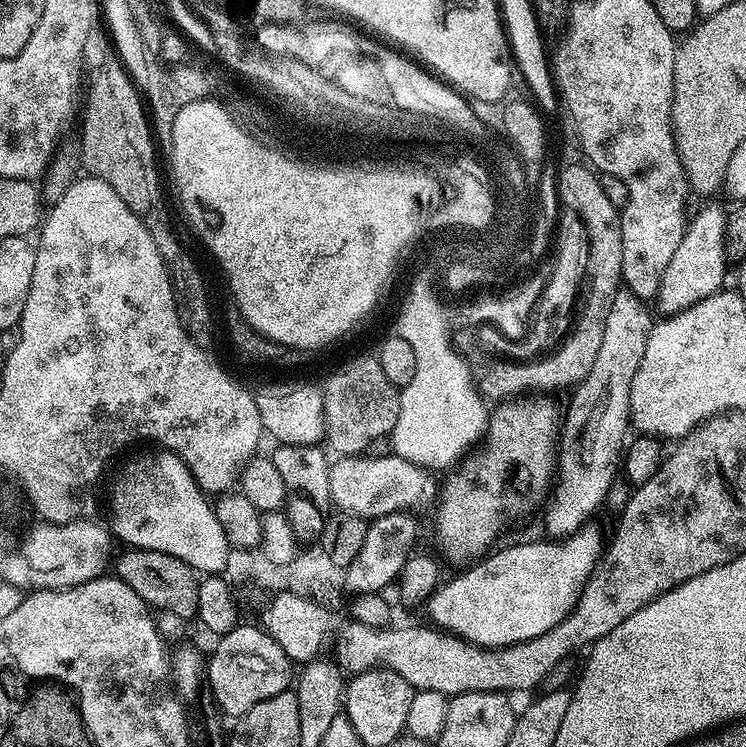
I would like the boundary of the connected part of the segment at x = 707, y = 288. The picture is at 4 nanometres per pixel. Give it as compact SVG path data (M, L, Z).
M704 208L693 220L691 217L687 221L682 242L678 242L678 250L674 250L670 262L666 262L666 270L660 276L660 285L654 297L654 304L664 311L665 317L674 316L677 312L702 302L725 287L725 230L725 209Z

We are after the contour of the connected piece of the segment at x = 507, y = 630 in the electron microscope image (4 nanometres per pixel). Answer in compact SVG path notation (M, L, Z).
M584 524L572 536L543 538L533 544L512 544L465 567L461 576L454 577L448 585L445 583L432 593L426 605L426 611L432 615L431 623L443 626L461 640L469 640L486 648L505 648L507 644L526 642L530 638L538 638L538 634L546 634L546 630L558 626L558 622L571 614L586 582L600 562L602 540L600 544L600 532L593 524Z

